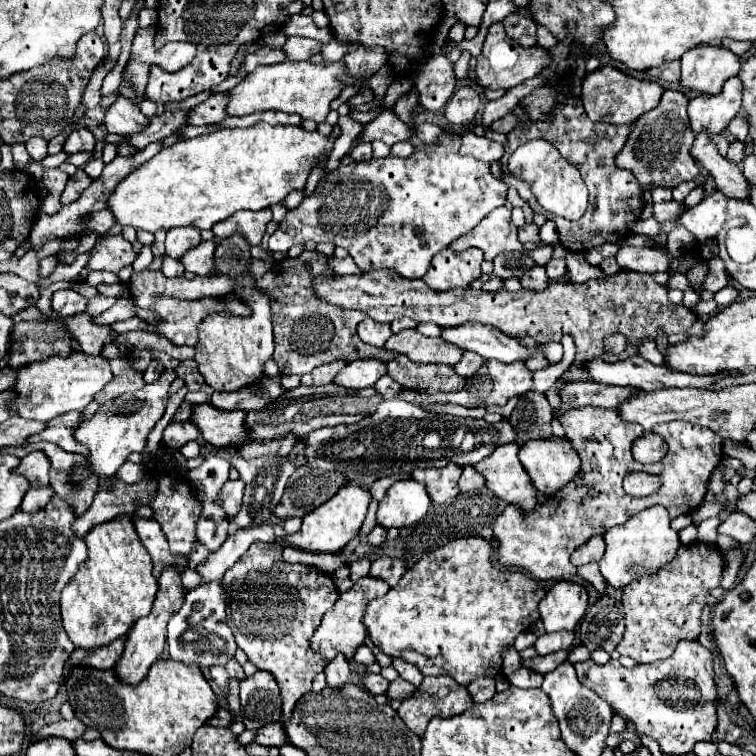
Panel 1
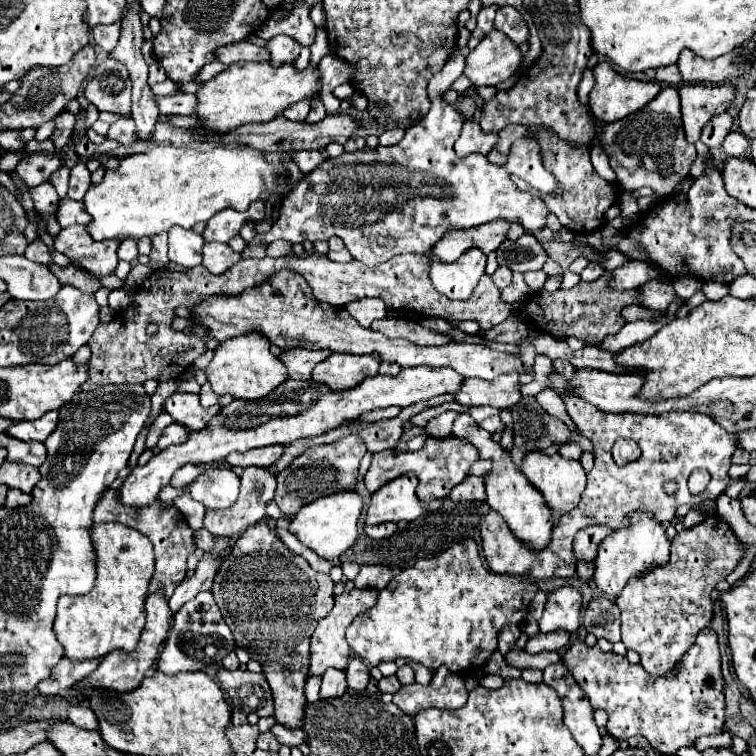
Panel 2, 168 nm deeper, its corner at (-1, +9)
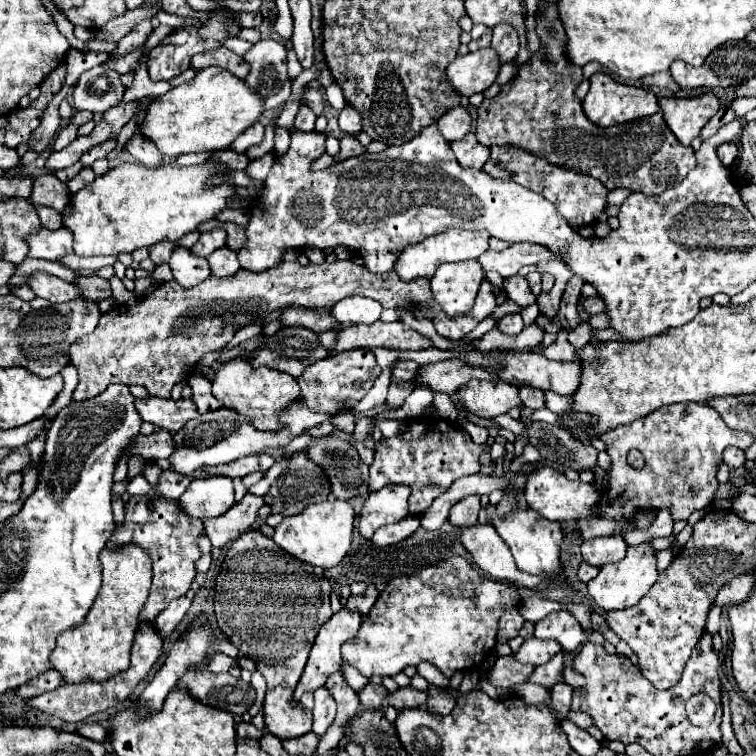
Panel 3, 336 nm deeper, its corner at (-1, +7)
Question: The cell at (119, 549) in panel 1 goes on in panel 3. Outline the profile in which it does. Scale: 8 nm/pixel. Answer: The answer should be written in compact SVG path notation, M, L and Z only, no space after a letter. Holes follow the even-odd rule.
M128 543L110 551L104 547L100 551L102 563L102 589L84 617L84 621L56 639L56 649L52 651L52 667L62 673L66 683L80 683L86 677L94 681L104 681L130 665L130 649L134 643L134 633L140 625L140 609L146 603L152 579L152 559L148 553L136 545Z

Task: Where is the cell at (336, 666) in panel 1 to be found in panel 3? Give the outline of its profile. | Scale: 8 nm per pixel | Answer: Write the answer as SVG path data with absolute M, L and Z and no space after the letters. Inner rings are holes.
M326 685L318 687L314 691L314 699L316 699L316 705L314 705L314 727L312 731L316 735L324 735L326 729L334 723L334 717L336 717L336 701L330 693L330 689Z

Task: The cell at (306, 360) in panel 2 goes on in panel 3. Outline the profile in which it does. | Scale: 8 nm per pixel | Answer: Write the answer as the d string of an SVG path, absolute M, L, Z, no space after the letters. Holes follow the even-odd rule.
M280 329L272 337L266 337L264 349L256 353L244 353L254 357L254 367L270 367L284 371L294 379L304 373L312 363L326 359L328 351L320 345L318 335L304 329Z

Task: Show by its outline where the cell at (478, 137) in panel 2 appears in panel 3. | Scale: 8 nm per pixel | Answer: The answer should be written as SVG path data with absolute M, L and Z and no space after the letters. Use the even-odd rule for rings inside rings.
M468 133L462 139L452 141L450 147L452 147L452 151L454 151L454 155L462 167L482 169L484 163L490 159L490 147L478 143L474 133Z

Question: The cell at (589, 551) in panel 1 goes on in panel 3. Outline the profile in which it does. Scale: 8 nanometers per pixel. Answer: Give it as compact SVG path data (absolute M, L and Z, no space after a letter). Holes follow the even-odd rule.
M596 537L588 539L580 545L580 555L586 563L594 567L602 567L604 563L614 563L624 559L626 543L620 537Z

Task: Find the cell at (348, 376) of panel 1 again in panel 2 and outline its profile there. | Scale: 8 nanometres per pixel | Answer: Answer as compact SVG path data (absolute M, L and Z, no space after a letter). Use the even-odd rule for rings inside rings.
M332 353L328 359L316 365L316 369L312 369L312 381L328 385L332 391L344 391L360 385L360 381L368 377L378 375L378 367L380 355L376 353Z

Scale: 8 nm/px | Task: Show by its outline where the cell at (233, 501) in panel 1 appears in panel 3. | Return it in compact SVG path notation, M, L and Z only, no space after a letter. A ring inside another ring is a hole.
M198 477L198 479L192 479L192 483L182 493L178 503L184 507L186 515L202 519L202 521L208 519L208 517L224 515L228 511L228 507L232 507L232 503L234 503L232 479L228 479L228 477Z

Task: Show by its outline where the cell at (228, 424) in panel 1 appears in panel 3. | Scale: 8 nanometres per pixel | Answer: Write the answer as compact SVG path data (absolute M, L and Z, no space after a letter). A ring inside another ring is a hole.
M136 399L136 409L144 421L154 423L158 429L166 429L170 433L180 431L190 419L200 417L192 399Z

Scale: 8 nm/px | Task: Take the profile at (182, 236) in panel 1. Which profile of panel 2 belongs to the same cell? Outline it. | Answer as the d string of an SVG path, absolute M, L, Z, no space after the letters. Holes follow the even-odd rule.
M172 227L168 231L168 235L170 235L168 257L172 263L182 265L186 269L192 269L202 263L204 239L200 233L192 231L192 229L188 231L188 229L180 229L180 227Z

